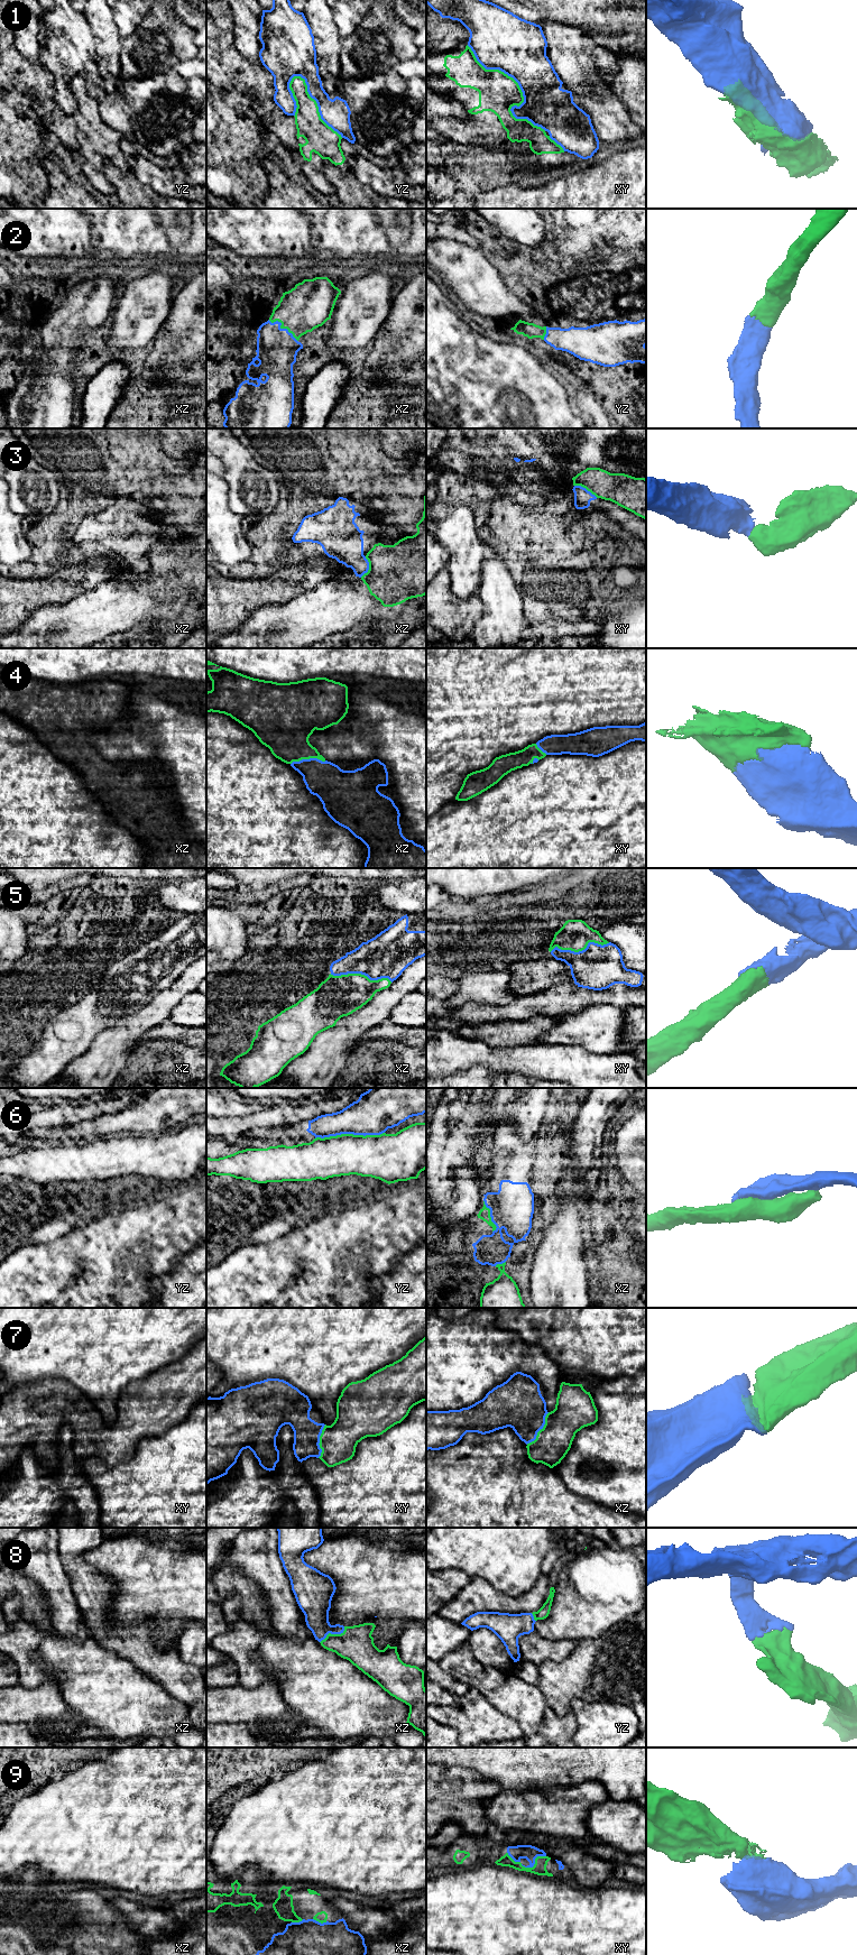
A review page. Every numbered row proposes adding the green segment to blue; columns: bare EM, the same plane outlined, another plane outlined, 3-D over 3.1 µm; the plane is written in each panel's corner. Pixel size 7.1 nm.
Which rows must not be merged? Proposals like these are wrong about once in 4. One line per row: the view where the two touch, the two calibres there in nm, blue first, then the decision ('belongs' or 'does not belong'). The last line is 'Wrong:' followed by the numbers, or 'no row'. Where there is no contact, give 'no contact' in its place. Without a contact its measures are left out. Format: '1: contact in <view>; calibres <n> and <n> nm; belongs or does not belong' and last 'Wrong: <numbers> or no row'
1: contact in xy; calibres 360 and 280 nm; does not belong
2: contact in xz; calibres 280 and 340 nm; belongs
3: contact in xy; calibres 120 and 220 nm; does not belong
4: contact in xz; calibres 260 and 320 nm; belongs
5: contact in xz; calibres 320 and 300 nm; belongs
6: contact in yz; calibres 320 and 300 nm; does not belong
7: contact in xz; calibres 360 and 240 nm; belongs
8: contact in xz; calibres 220 and 260 nm; belongs
9: contact in xy; calibres 110 and 100 nm; belongs
Wrong: 1, 3, 6

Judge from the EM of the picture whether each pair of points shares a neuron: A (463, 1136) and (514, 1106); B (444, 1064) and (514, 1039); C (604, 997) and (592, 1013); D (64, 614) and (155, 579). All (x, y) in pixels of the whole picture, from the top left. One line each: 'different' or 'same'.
A: different
B: different
C: different
D: same

